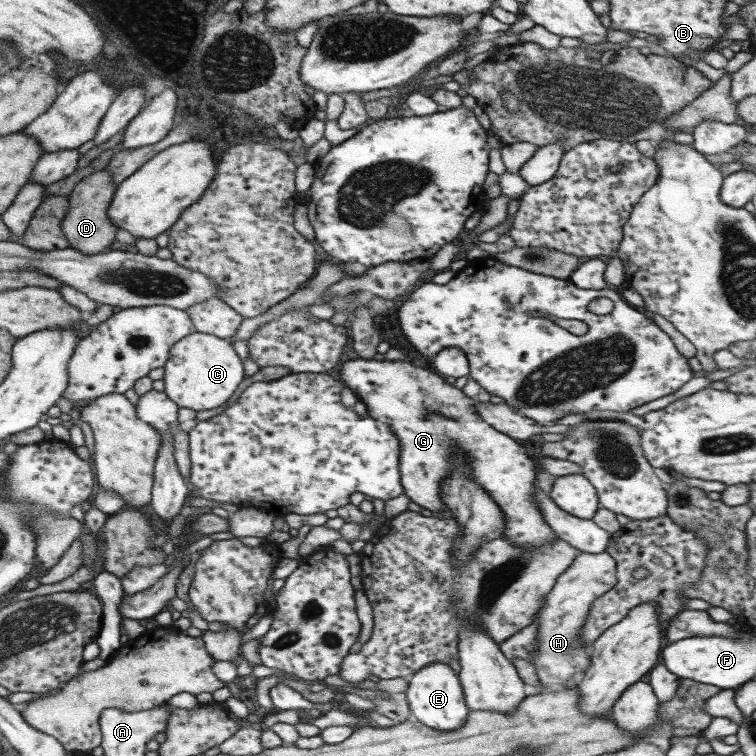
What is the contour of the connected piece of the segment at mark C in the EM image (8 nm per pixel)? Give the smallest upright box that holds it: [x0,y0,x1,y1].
[163,332,244,412]

